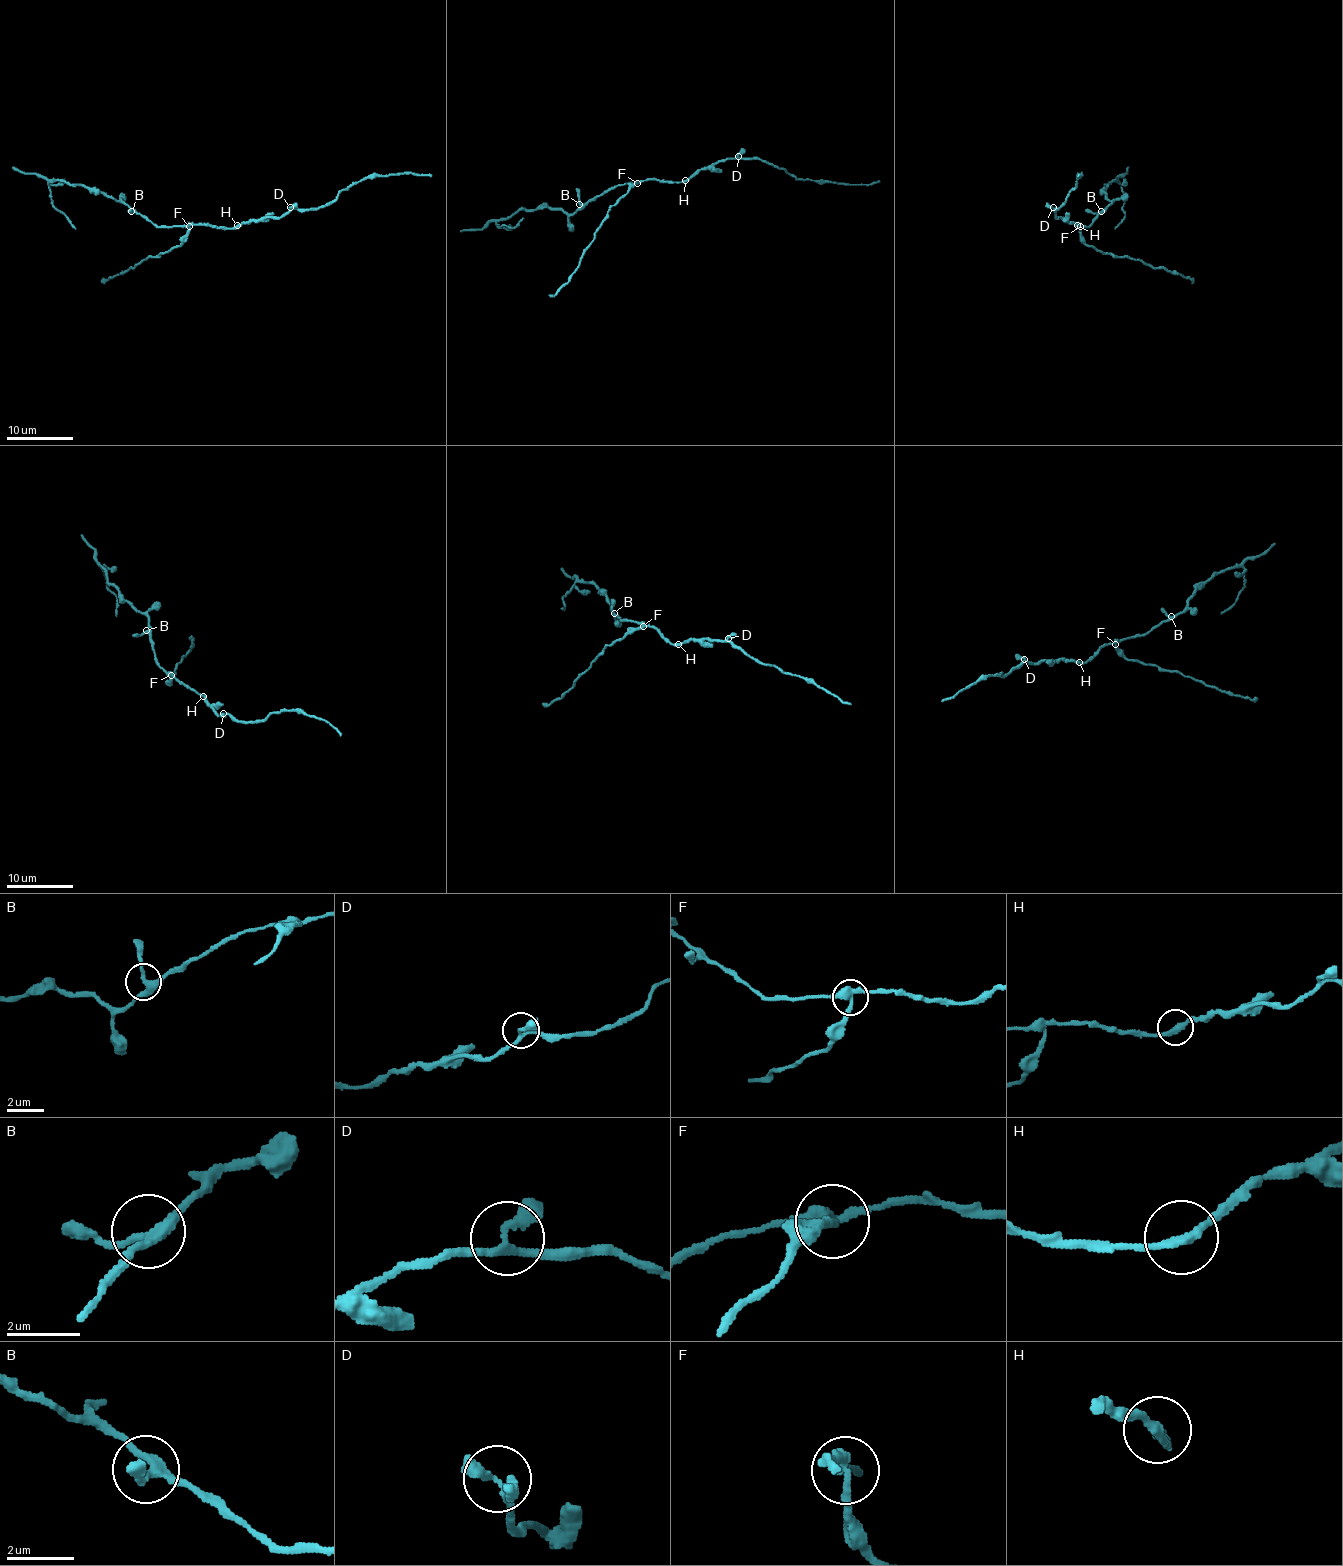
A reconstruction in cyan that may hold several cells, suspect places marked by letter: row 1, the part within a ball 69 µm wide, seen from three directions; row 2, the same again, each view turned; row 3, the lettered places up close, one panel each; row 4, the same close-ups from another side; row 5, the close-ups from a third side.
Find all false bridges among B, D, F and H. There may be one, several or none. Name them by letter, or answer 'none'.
F

